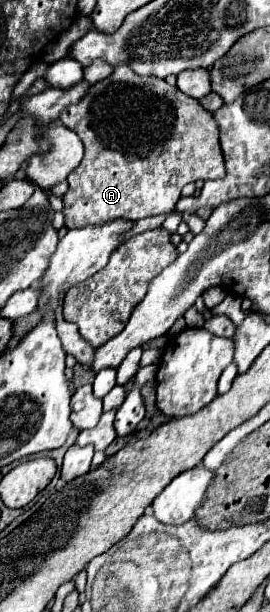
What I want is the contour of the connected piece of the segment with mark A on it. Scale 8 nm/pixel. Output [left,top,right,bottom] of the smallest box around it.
[60,64,226,228]

